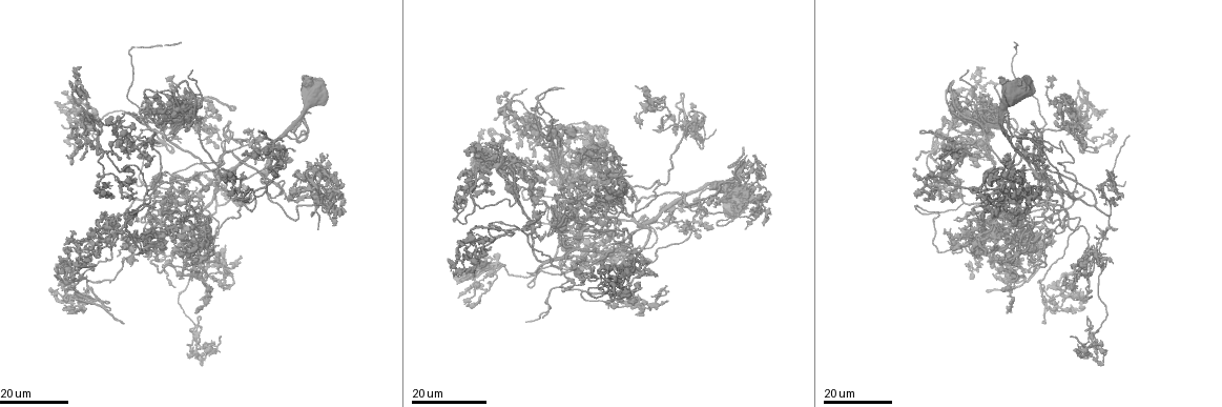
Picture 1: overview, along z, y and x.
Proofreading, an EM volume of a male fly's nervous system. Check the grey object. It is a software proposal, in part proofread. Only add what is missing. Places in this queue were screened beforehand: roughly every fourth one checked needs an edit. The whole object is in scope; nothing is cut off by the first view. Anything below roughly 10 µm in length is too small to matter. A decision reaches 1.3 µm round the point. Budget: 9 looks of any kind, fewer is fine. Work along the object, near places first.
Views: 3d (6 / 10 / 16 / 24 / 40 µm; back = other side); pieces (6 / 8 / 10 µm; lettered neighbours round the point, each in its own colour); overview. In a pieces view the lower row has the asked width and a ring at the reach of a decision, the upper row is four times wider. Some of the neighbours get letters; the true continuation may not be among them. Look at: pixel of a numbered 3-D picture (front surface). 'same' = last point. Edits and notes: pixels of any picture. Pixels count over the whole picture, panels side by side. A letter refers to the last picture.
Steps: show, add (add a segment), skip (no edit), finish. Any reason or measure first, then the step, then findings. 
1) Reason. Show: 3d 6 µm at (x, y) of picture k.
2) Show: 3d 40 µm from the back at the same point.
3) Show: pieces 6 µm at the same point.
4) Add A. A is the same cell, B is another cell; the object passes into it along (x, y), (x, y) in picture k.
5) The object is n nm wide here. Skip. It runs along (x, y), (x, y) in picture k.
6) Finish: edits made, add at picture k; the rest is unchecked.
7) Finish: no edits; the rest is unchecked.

An open end. Show: 3d 16 µm at (525, 322) of picture 1.

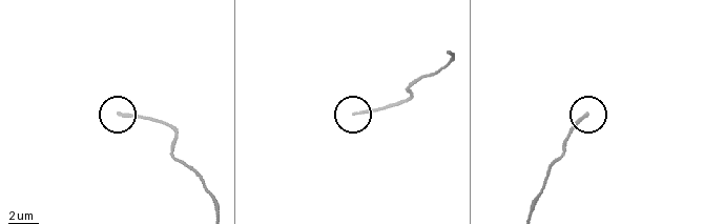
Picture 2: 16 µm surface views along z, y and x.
Show: pieces 10 µm at (120, 114) of picture 2.

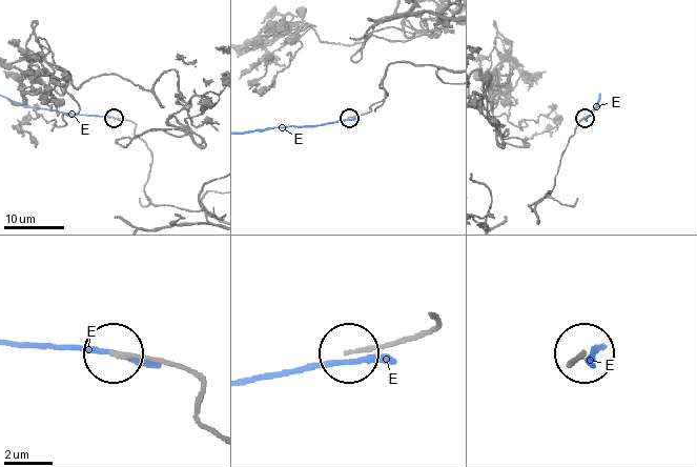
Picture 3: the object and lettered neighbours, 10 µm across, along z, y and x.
Skip. E is another cell; it runs along (209, 432), (197, 414), (197, 378), (155, 360), (115, 353) in picture 3; no lettered segment goes on from it.

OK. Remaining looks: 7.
Free end. Show: 3d 16 µm at (530, 273) of picture 1.

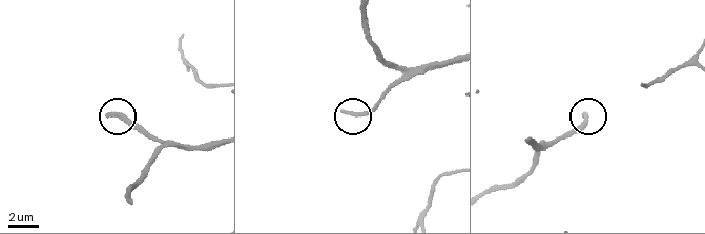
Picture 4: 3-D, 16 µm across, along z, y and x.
What lies round it. Show: pieces 6 µm at (107, 115) of picture 4.

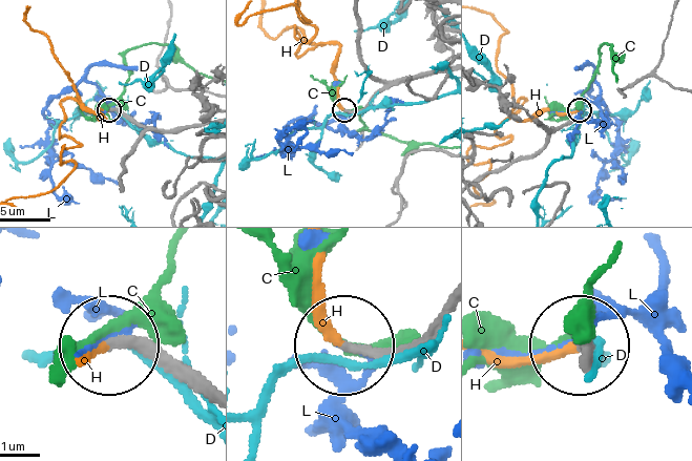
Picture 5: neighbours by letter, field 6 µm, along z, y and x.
Add H. H is the same cell, C, D and L are other cells; the object passes into it along (135, 124), (68, 100), (62, 138) in picture 5; it goes on there.

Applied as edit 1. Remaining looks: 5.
Show: overview.

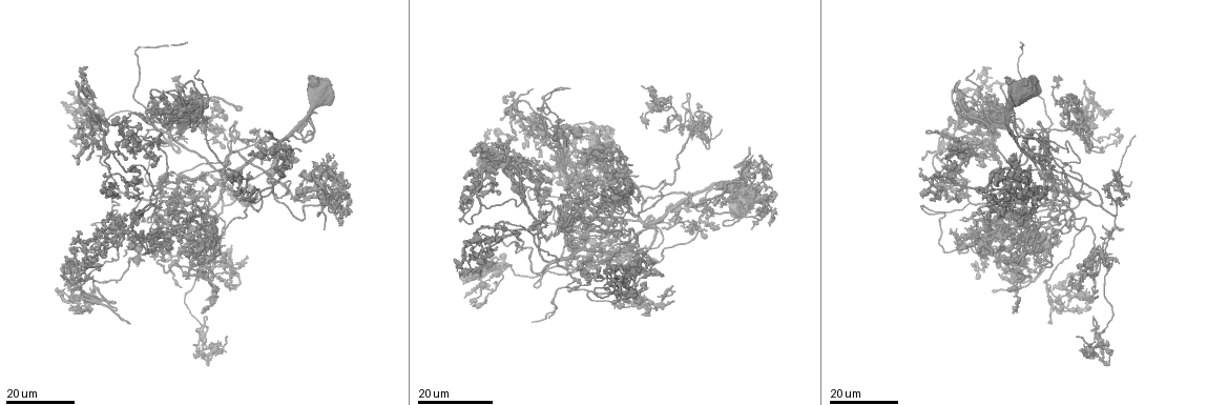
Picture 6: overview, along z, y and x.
Free end. Show: 3d 16 µm at (472, 150) of picture 6.

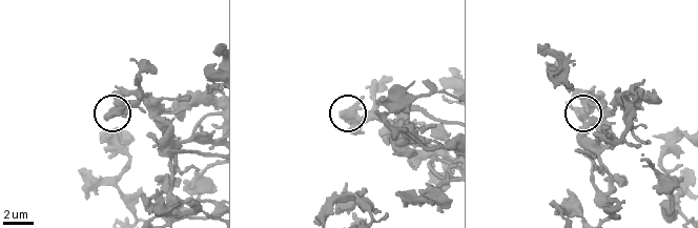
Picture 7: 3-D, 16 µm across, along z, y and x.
Show: pieces 8 µm at (341, 114) of picture 7.

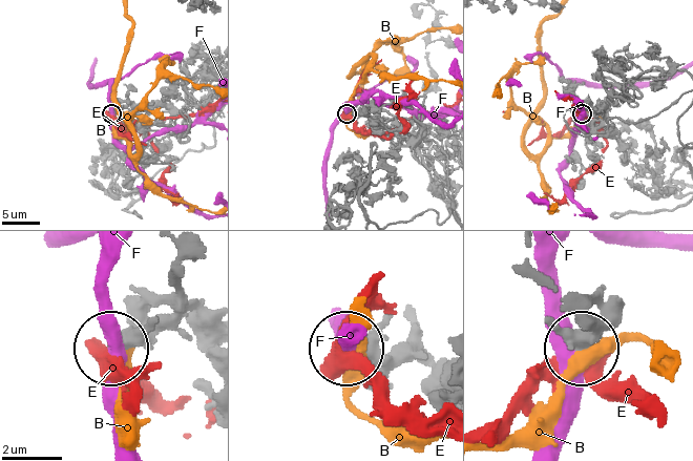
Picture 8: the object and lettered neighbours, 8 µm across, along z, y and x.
The object is 420 nm wide here. Skip. B, E and F are other cells; no lettered segment goes on from it.

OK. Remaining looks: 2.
Long arm stops here. Show: 3d 16 µm at (1002, 87) of picture 6.

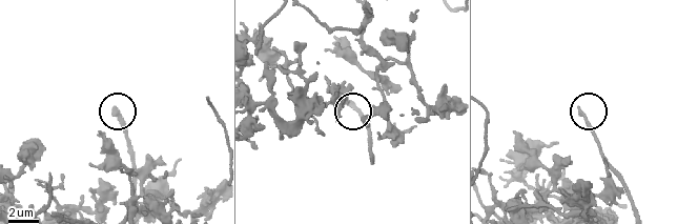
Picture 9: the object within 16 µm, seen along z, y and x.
Show: pieces 8 µm at (578, 111) of picture 9.

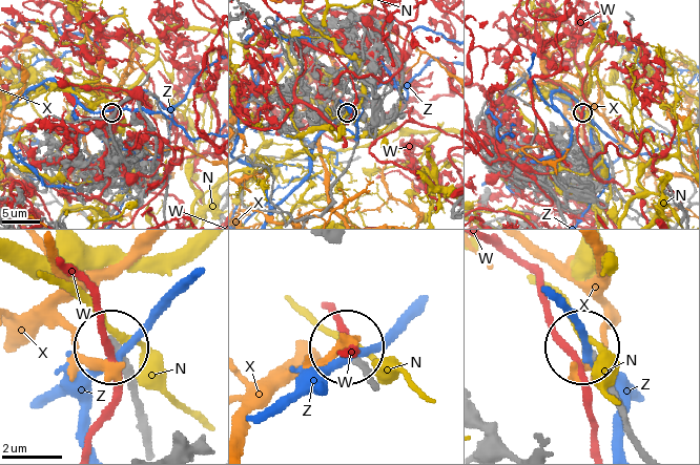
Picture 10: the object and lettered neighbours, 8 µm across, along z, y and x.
Skip. N, W, X and Z are other cells; none of them fits.

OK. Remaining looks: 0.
Finish: edits made, add at picture 5; the rest is unchecked.

